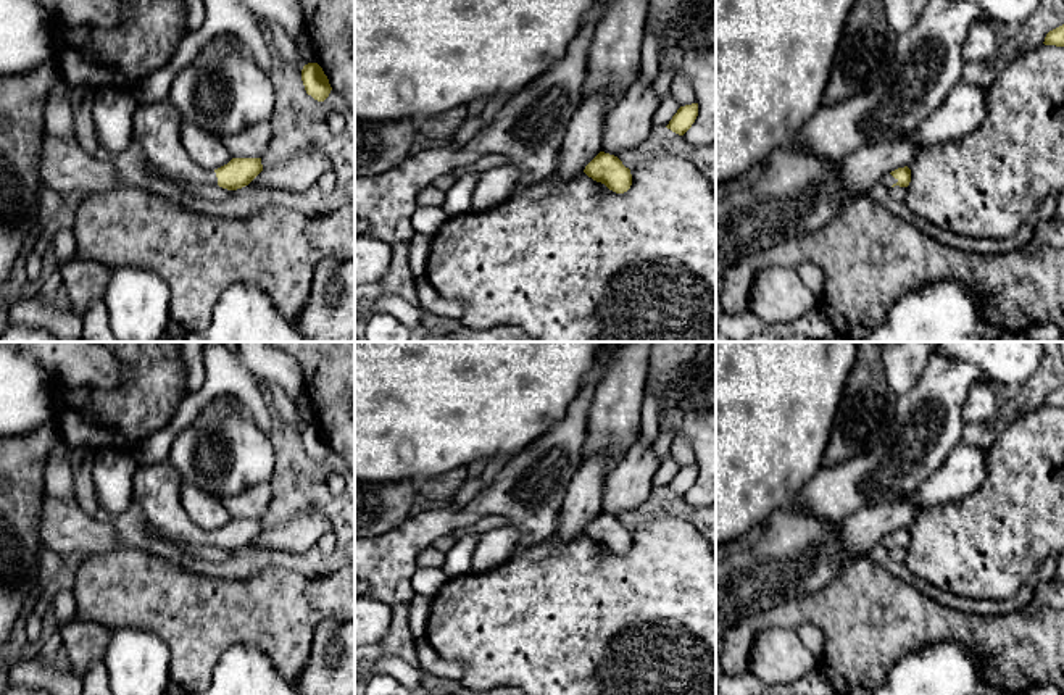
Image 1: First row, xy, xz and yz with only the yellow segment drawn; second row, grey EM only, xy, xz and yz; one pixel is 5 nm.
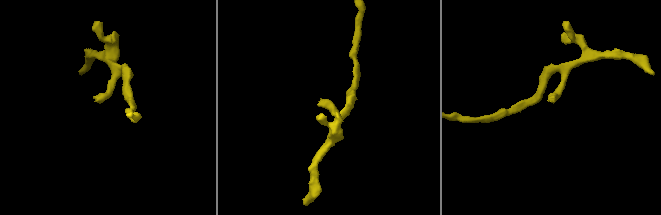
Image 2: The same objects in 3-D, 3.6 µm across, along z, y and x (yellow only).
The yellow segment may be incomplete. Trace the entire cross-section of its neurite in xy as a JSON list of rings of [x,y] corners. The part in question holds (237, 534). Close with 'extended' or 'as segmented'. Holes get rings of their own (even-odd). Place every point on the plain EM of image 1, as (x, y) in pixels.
[[[168,460],[139,466],[134,474],[134,498],[148,527],[164,543],[179,551],[200,547],[237,551],[263,532],[261,519],[232,519],[218,531],[200,529],[181,503],[182,482],[182,476]]] | extended

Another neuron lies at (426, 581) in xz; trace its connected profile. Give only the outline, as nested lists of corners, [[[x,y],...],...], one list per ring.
[[[418,568],[411,577],[411,585],[416,595],[432,598],[447,581],[448,576],[442,568]]]

